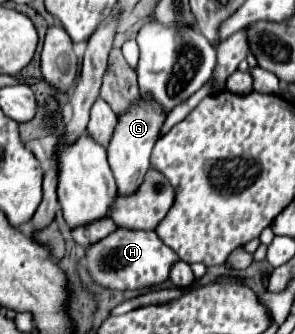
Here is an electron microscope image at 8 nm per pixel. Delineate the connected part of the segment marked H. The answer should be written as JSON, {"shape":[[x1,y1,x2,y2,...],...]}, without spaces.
{"shape":[[117,228,103,240,89,244,85,248,83,264,93,278,95,284,111,290,137,290,151,284,161,284,171,264,175,264,179,258,175,258,175,252,167,248,159,236,151,230,129,230,129,228]]}

